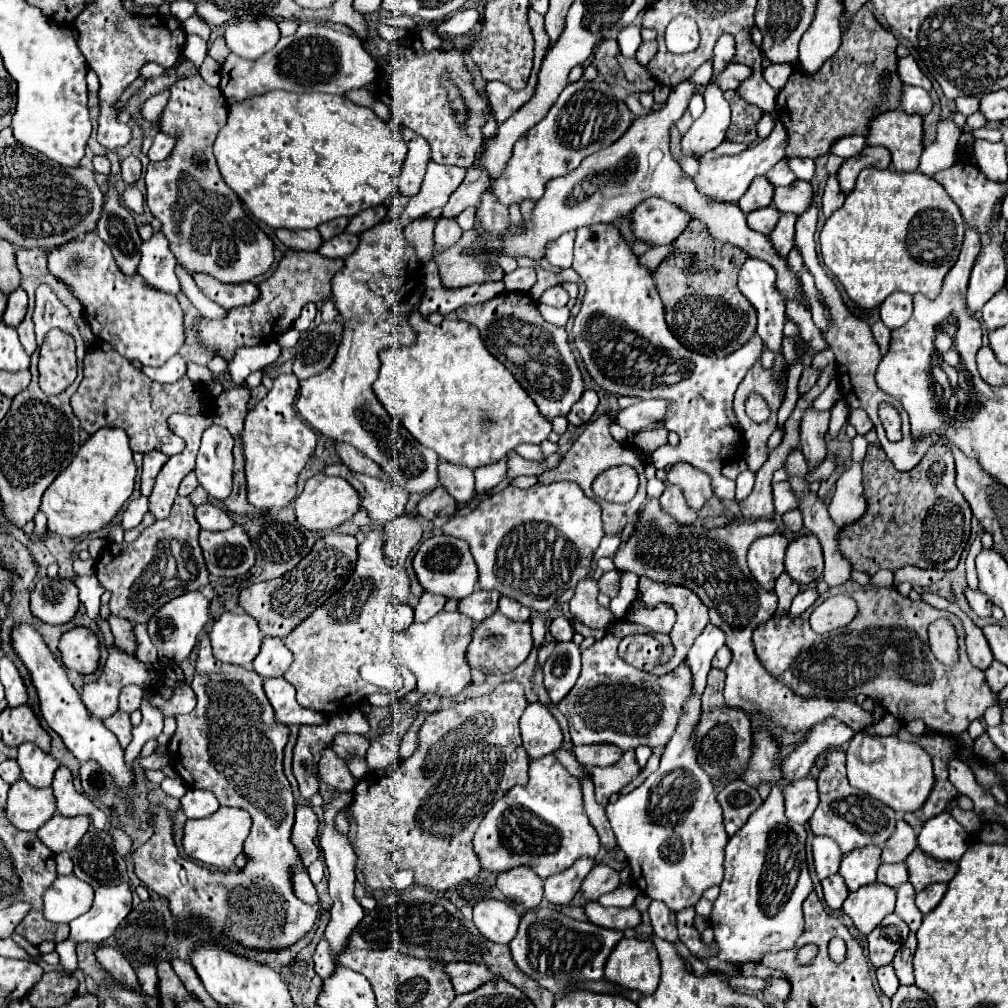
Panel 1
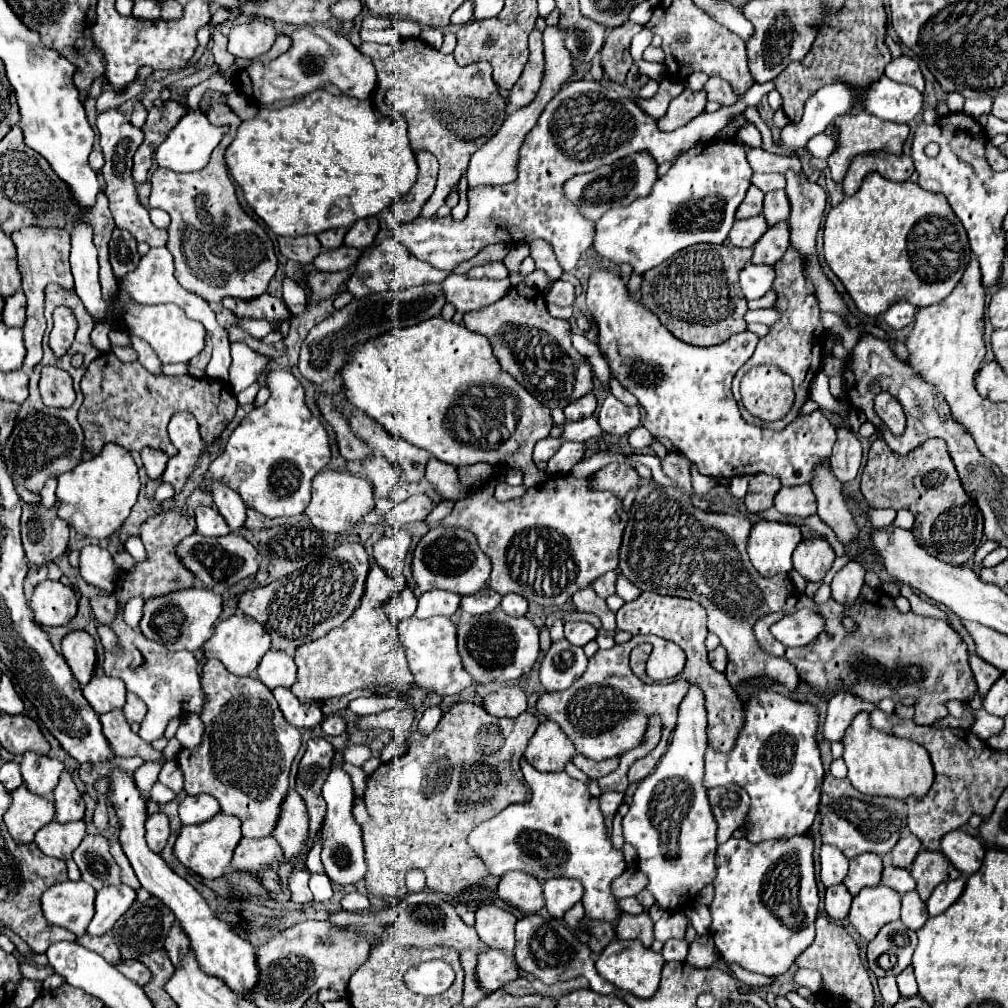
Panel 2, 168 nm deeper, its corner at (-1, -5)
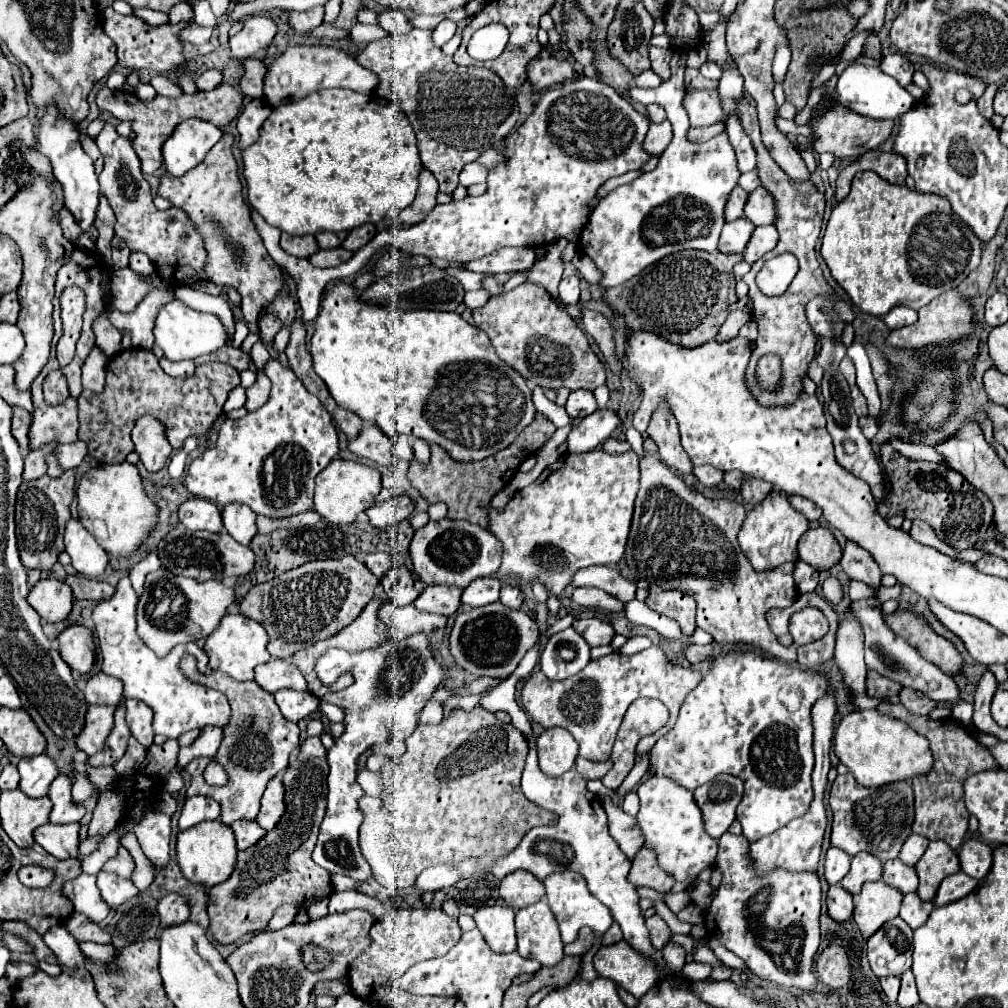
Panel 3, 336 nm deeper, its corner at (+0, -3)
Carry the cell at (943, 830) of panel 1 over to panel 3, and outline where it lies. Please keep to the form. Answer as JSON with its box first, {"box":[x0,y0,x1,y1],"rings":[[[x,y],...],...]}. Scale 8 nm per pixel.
{"box":[958,839,992,879],"rings":[[[970,839],[962,845],[958,855],[960,855],[962,871],[968,873],[970,877],[984,879],[988,875],[988,871],[992,867],[992,847],[990,845]]]}

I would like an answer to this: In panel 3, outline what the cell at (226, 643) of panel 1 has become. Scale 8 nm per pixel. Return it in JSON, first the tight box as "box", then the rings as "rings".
{"box":[204,613,272,681],"rings":[[[238,613],[238,615],[224,615],[222,617],[216,631],[206,639],[204,649],[210,657],[210,669],[222,671],[236,681],[252,681],[254,667],[268,663],[272,659],[270,653],[266,651],[266,645],[268,645],[268,633],[264,631],[264,627],[258,621],[248,619]]]}

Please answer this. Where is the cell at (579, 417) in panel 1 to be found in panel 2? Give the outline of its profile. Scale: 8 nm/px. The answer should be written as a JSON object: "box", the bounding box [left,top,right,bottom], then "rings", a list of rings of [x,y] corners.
{"box":[565,393,597,421],"rings":[[[587,393],[585,397],[581,397],[579,401],[571,403],[569,407],[565,407],[565,417],[569,421],[579,421],[583,417],[589,417],[595,413],[595,407],[597,407],[597,399],[593,393]]]}

